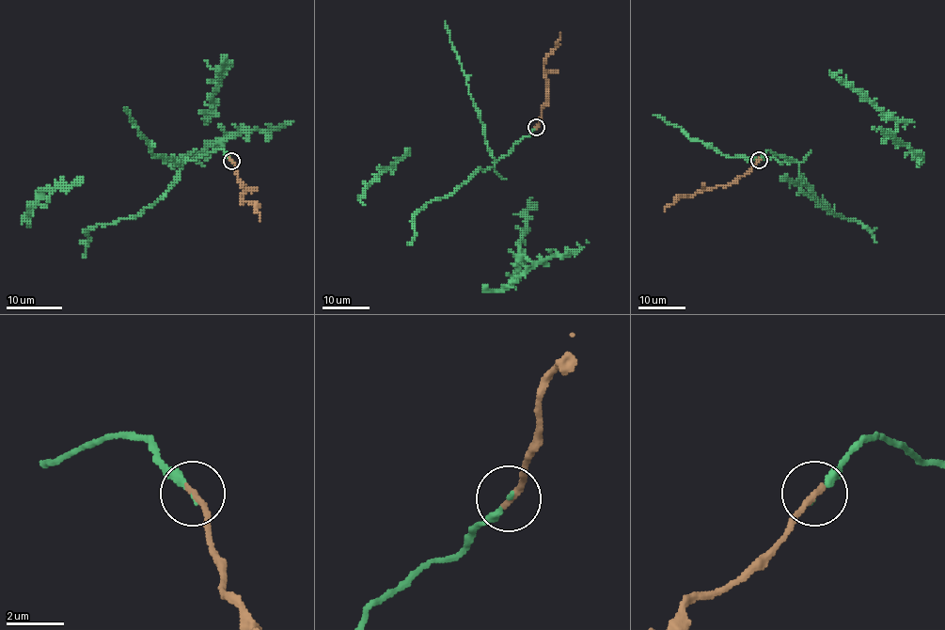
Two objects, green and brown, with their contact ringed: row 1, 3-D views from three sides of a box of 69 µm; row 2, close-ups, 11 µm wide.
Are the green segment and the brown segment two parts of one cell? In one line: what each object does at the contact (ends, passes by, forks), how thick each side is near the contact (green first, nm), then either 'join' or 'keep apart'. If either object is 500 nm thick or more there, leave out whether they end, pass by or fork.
green ends; brown ends; calibres 190 and 240 nm; join

